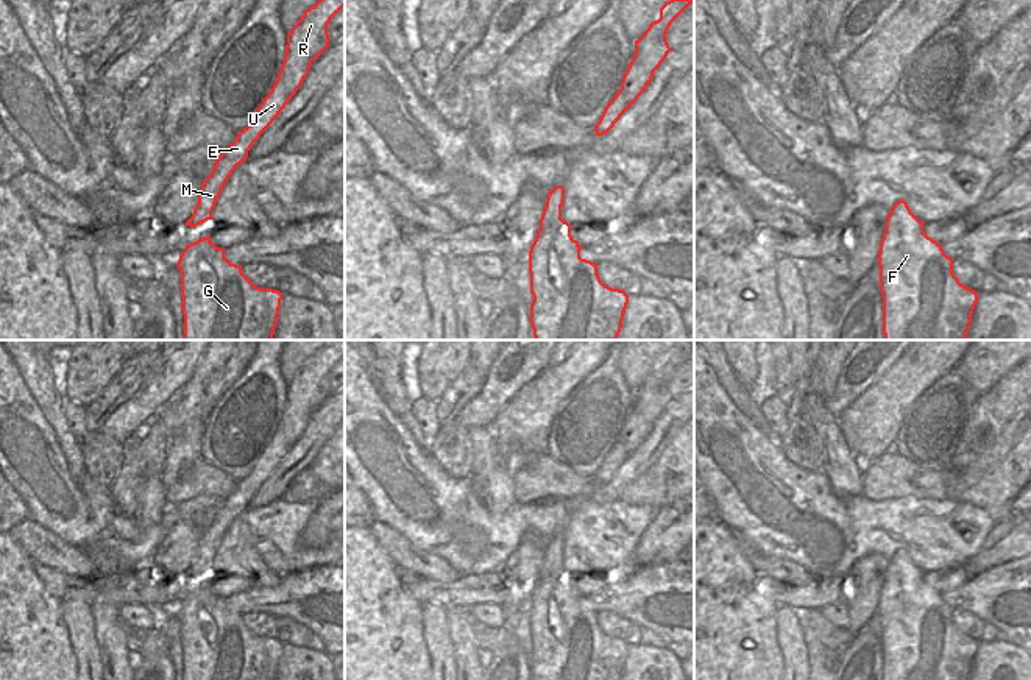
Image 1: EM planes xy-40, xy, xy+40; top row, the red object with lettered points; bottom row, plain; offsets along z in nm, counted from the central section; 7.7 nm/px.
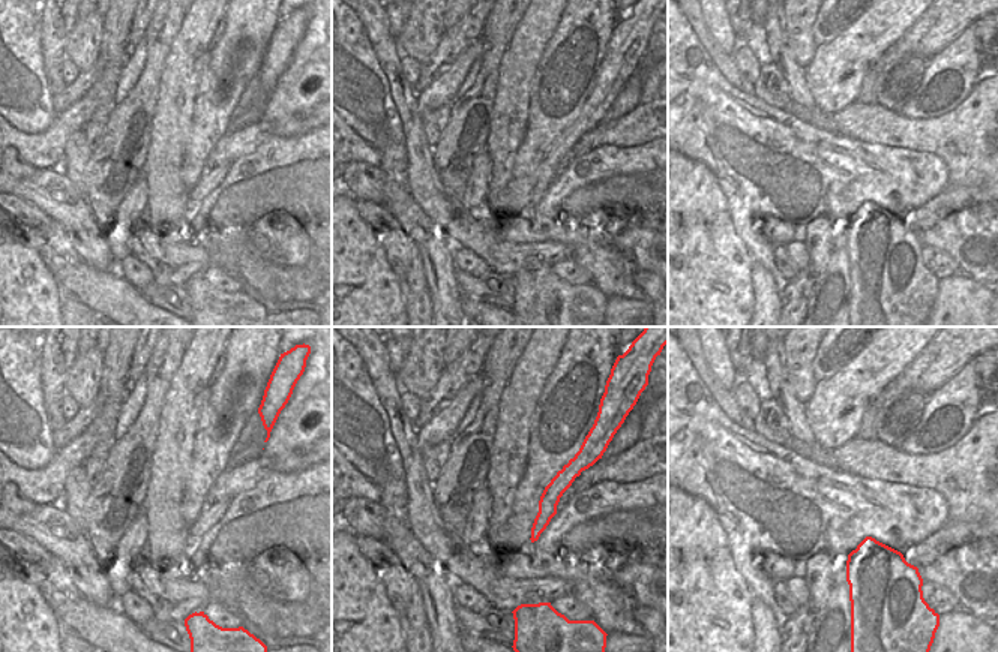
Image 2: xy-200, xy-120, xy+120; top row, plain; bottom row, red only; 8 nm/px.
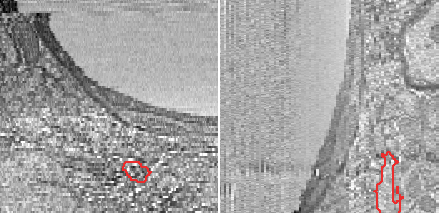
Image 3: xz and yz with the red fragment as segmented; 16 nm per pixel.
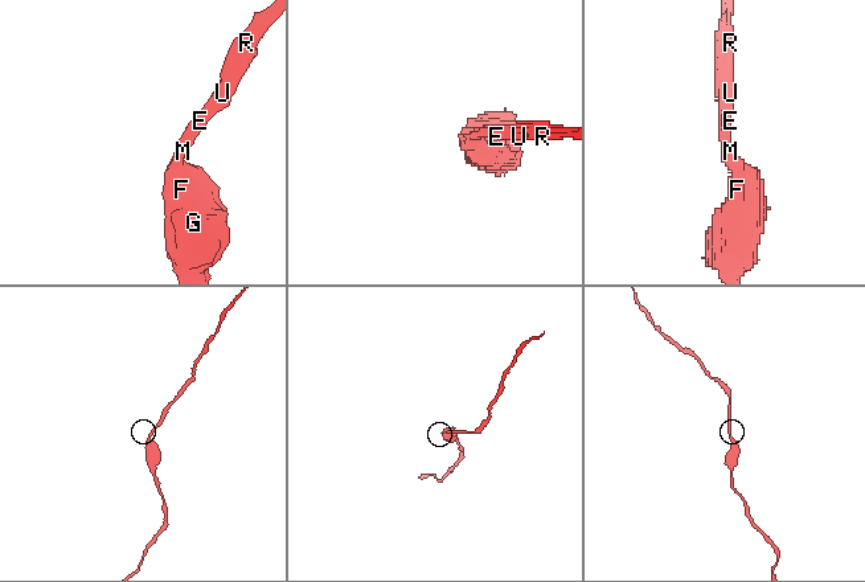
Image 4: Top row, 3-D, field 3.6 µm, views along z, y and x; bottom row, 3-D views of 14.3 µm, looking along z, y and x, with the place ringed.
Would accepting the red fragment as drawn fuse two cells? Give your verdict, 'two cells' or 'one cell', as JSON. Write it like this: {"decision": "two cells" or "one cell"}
{"decision": "one cell"}

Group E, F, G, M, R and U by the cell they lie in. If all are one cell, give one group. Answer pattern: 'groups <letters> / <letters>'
groups E F G M R U

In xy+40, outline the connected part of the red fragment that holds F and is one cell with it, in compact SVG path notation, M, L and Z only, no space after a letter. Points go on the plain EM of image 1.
M905 549L886 568L878 602L883 680L969 680L978 641L959 632L953 608L923 582L923 574Z

